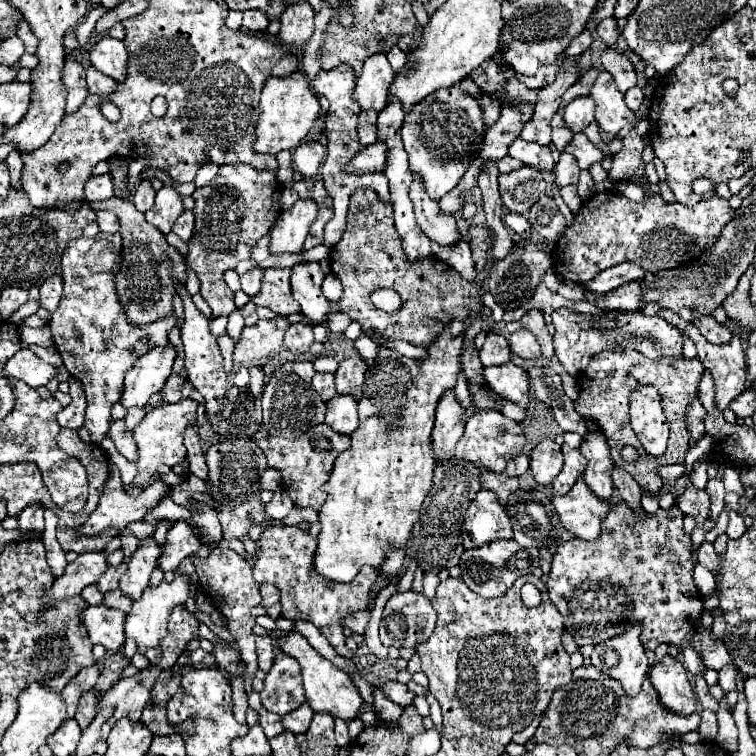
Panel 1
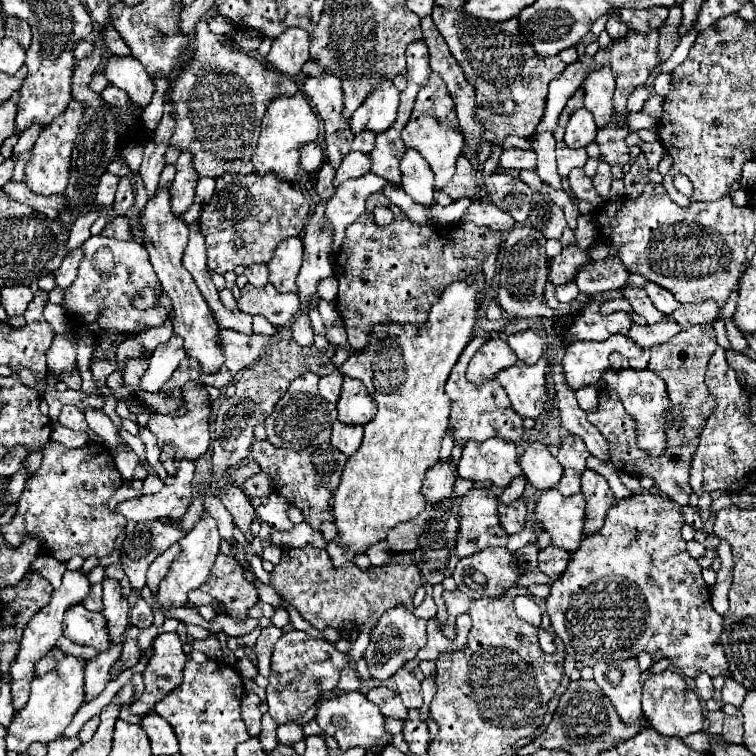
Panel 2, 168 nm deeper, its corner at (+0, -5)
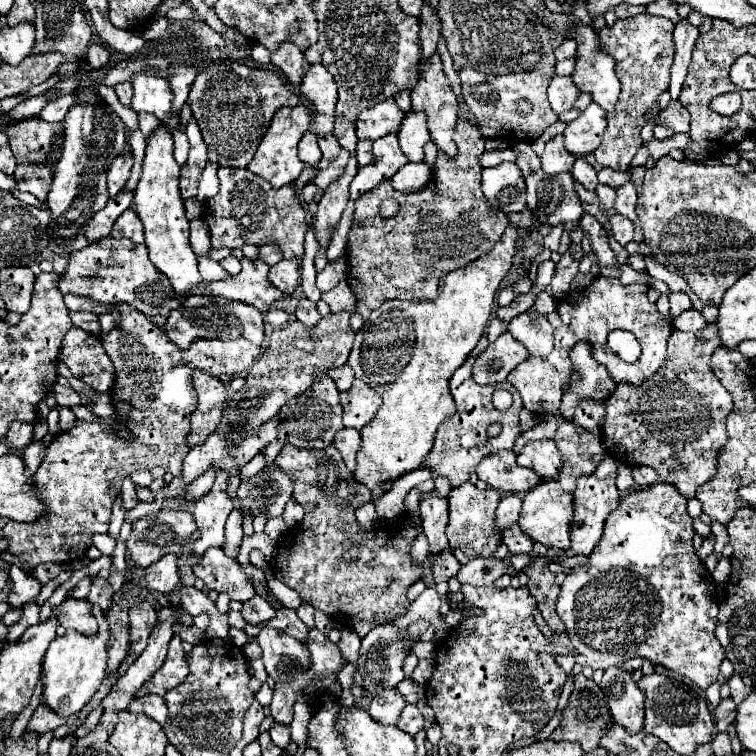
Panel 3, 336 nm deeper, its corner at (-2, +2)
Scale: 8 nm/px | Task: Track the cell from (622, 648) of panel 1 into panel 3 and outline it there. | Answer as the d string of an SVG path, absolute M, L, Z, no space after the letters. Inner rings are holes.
M611 666L603 674L601 688L605 692L607 706L609 706L609 712L615 722L621 722L621 726L625 726L629 732L633 730L633 722L637 722L637 724L641 722L639 728L643 726L645 696L637 688L637 682L633 680L633 672Z

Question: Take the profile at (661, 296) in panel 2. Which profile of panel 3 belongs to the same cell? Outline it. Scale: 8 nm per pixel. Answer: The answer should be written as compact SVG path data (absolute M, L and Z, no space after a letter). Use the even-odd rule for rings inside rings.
M669 292L669 302L671 302L673 316L679 316L683 310L691 308L691 300L685 292Z

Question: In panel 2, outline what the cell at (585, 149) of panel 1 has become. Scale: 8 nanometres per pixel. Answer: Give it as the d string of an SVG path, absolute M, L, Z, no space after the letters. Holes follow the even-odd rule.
M560 142L556 145L556 161L559 177L567 177L571 173L571 169L585 165L587 153L585 153L585 149L579 149L579 151L569 149L569 147L565 147L564 142Z

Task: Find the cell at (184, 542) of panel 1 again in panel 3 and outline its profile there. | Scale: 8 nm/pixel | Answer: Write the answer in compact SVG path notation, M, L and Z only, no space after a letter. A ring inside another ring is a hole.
M165 554L161 560L151 564L145 570L145 580L151 590L157 592L171 592L179 584L179 572L177 572L177 556Z

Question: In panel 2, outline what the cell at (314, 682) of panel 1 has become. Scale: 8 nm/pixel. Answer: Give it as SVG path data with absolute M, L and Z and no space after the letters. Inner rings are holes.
M353 691L353 693L343 693L339 697L331 697L325 701L319 701L319 713L317 713L317 723L323 729L325 735L333 737L339 745L341 751L347 751L351 747L363 747L365 751L373 751L381 755L381 751L393 741L393 737L385 729L385 717L375 707L371 701L367 701L365 695Z

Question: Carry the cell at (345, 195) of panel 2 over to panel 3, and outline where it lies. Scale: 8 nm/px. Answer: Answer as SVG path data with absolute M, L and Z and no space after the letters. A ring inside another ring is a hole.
M405 164L395 176L387 178L399 192L419 192L431 180L431 168L427 164Z

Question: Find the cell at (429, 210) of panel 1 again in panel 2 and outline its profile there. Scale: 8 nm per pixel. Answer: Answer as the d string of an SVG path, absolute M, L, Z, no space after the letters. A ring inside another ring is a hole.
M407 149L401 157L401 175L403 191L425 207L433 207L433 173L427 167L427 161L419 155L417 149Z

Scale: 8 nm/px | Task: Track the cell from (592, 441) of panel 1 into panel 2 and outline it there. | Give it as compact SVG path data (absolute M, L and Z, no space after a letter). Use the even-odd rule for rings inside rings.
M587 469L583 473L581 493L587 501L587 513L585 513L587 517L585 517L583 535L589 537L603 527L605 513L615 503L615 497L613 497L613 491L609 489L609 483L599 473L595 473L591 469Z

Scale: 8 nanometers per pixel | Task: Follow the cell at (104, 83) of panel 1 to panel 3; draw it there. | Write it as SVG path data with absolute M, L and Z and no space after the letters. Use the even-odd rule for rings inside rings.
M121 82L115 86L115 92L119 96L119 102L127 108L131 108L131 98L133 98L133 88L131 88L131 82Z

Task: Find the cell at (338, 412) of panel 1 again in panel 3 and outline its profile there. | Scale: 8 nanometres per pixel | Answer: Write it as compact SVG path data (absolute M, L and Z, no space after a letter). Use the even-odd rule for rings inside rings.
M343 428L343 430L337 432L337 436L333 438L333 444L335 444L337 450L341 452L347 468L353 472L353 470L355 470L355 452L361 448L361 434L359 434L357 430Z

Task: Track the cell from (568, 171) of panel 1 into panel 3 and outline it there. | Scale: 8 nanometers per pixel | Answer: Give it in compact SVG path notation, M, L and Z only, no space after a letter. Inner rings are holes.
M583 156L575 160L575 166L573 166L571 174L573 174L573 178L575 178L577 182L583 184L585 190L595 190L597 184L599 184L599 180L597 180L597 170L595 170L591 164L587 164L587 160L585 160Z

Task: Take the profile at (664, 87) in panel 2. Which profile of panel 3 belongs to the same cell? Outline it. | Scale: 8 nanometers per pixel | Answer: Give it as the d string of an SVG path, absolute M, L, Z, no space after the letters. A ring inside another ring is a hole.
M681 20L679 24L675 24L673 36L675 36L675 58L673 58L673 66L671 66L669 94L673 100L677 100L685 74L687 74L691 52L695 48L695 40L699 38L699 28L691 26L689 20Z

